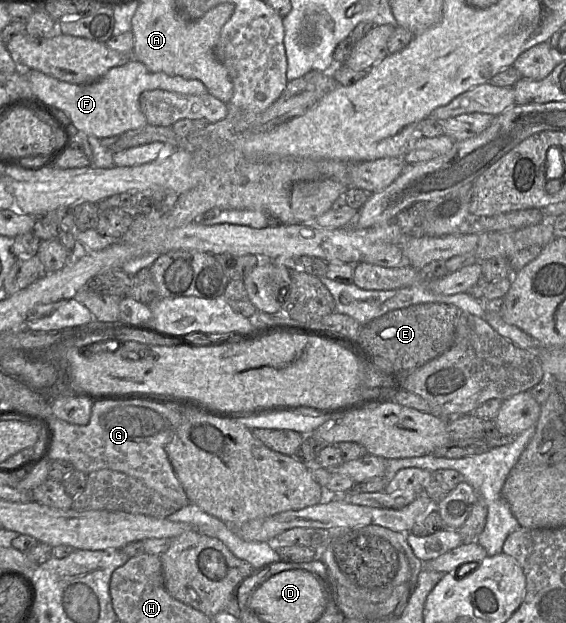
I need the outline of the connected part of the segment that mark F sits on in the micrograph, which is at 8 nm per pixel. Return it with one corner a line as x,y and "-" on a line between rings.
136,59
110,69
103,77
90,84
71,84
37,70
22,70
30,82
34,96
70,120
77,131
100,140
121,136
130,130
147,125
146,117
138,104
138,96
144,91
160,89
188,95
208,92
205,85
197,79
152,72

